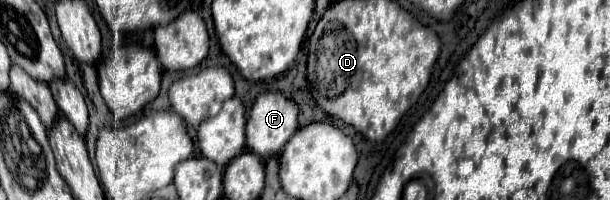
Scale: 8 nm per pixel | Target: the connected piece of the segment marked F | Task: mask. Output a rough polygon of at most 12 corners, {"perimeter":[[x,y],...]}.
{"perimeter":[[281,91],[257,95],[247,149],[275,155],[297,131],[299,107]]}

